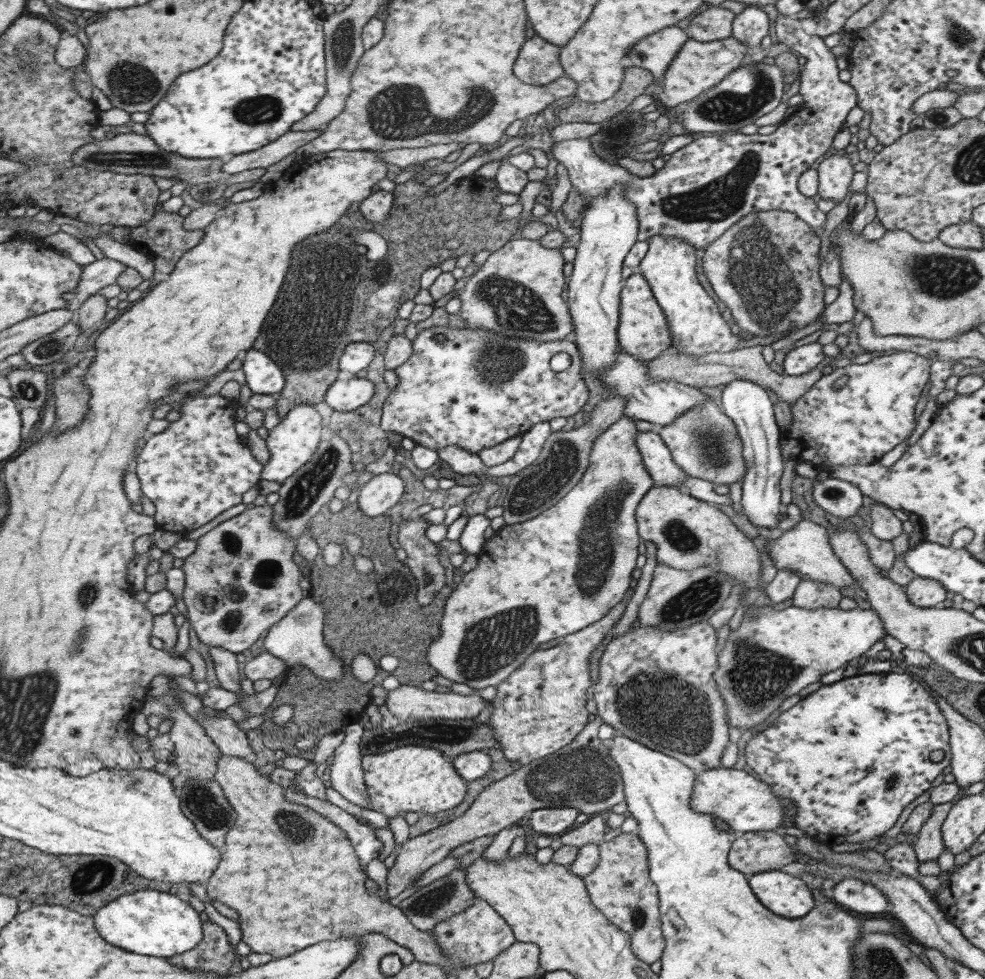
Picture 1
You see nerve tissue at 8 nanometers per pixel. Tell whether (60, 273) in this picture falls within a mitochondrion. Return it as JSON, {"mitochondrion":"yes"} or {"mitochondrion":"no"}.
{"mitochondrion":"no"}

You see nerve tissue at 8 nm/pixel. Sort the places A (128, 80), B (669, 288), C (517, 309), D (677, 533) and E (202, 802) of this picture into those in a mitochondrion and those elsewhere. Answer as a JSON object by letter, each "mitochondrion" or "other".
{"A":"mitochondrion","B":"other","C":"mitochondrion","D":"mitochondrion","E":"mitochondrion"}

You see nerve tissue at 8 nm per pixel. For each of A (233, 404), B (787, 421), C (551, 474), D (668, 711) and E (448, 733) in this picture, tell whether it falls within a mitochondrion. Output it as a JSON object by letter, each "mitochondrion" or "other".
{"A":"other","B":"other","C":"mitochondrion","D":"mitochondrion","E":"mitochondrion"}

